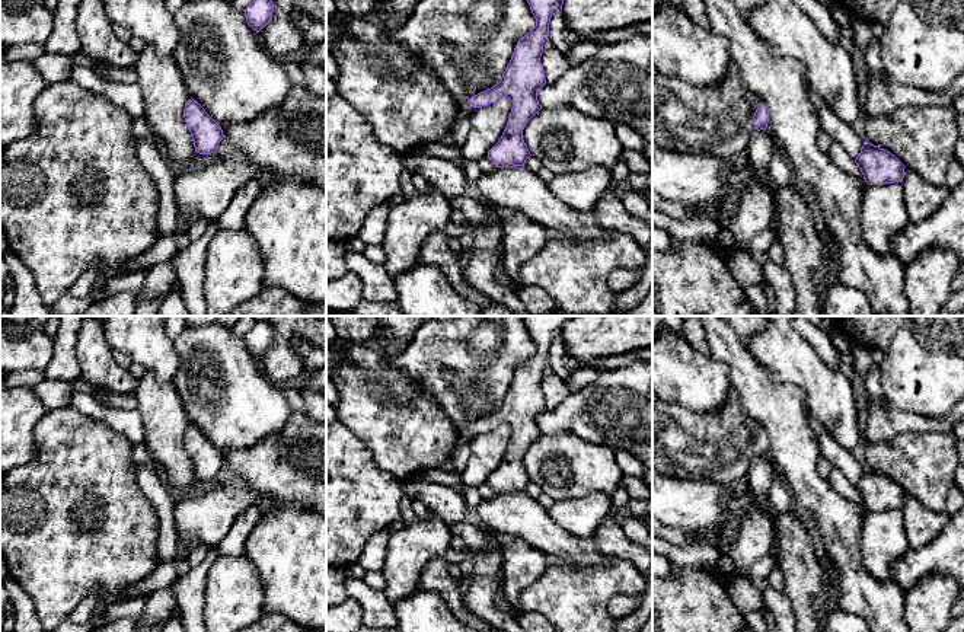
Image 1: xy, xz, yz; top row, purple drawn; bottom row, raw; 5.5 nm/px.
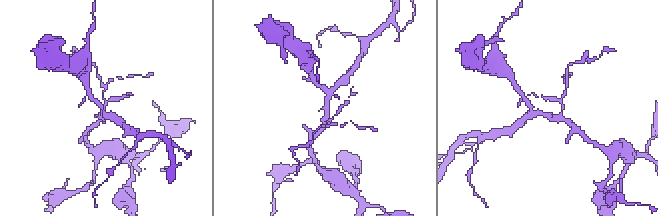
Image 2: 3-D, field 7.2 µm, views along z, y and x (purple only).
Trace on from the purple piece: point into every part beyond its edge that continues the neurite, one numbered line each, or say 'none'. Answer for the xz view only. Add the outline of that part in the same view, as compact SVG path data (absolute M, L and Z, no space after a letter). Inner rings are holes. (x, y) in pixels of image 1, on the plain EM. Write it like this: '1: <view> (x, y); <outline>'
1: xz (463, 437); M466 428L466 430L463 430L463 431L457 431L457 440L456 440L456 446L454 446L453 451L454 451L456 449L459 449L459 447L467 444L467 443L472 440L473 435L475 435L475 434L473 434L472 430L469 430L469 428ZM451 451L451 453L453 453L453 451Z

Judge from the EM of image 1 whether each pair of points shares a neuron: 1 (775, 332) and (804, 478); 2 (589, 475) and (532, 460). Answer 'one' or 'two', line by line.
1: two
2: one

